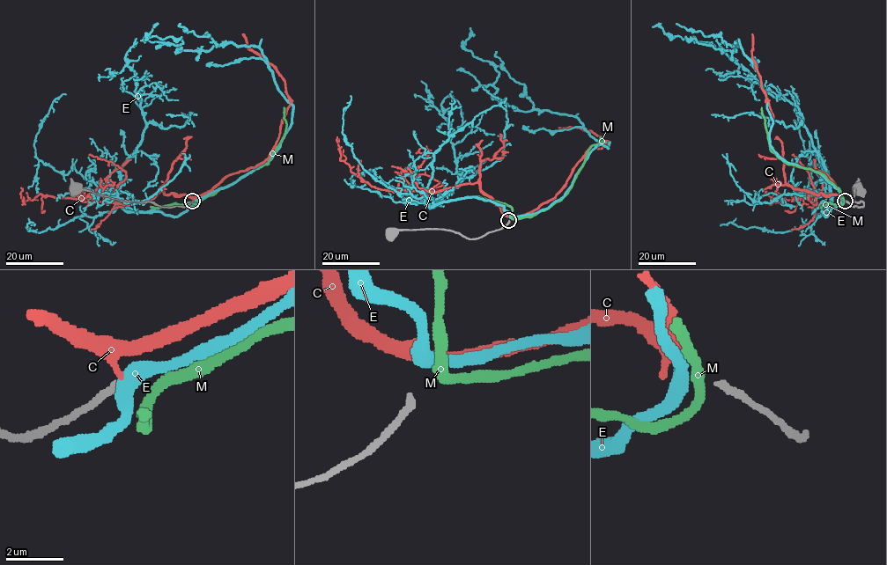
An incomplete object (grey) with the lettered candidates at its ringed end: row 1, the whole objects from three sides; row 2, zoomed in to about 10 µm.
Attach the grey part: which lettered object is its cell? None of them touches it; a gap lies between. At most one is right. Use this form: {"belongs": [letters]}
{"belongs": []}

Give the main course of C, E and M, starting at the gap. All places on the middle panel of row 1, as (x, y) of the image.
C: (509, 216), (525, 216), (551, 200), (591, 146), (601, 148), (607, 143), (588, 131), (558, 128)
E: (510, 218), (559, 200), (609, 143), (575, 116), (499, 100), (495, 68), (463, 47), (469, 27)
M: (512, 219), (530, 217), (558, 201), (571, 187), (587, 151), (602, 141), (599, 136)

